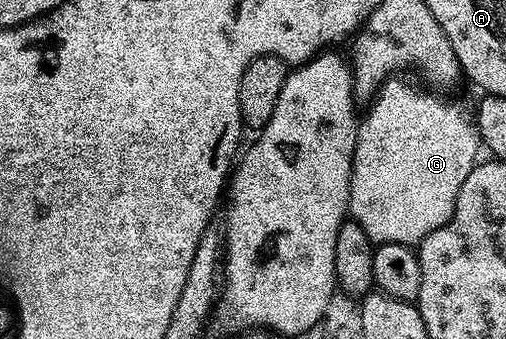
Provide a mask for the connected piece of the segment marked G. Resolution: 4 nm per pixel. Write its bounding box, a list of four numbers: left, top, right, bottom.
[349,75,481,247]

